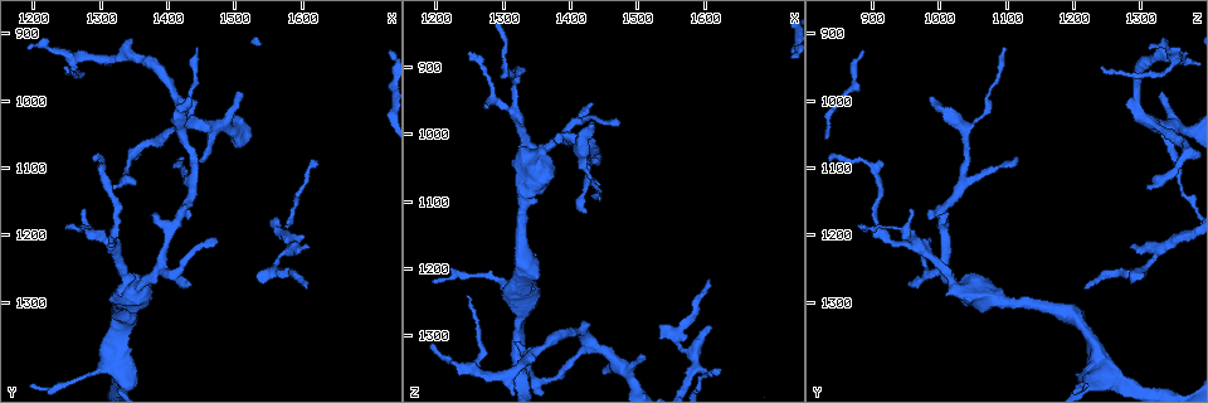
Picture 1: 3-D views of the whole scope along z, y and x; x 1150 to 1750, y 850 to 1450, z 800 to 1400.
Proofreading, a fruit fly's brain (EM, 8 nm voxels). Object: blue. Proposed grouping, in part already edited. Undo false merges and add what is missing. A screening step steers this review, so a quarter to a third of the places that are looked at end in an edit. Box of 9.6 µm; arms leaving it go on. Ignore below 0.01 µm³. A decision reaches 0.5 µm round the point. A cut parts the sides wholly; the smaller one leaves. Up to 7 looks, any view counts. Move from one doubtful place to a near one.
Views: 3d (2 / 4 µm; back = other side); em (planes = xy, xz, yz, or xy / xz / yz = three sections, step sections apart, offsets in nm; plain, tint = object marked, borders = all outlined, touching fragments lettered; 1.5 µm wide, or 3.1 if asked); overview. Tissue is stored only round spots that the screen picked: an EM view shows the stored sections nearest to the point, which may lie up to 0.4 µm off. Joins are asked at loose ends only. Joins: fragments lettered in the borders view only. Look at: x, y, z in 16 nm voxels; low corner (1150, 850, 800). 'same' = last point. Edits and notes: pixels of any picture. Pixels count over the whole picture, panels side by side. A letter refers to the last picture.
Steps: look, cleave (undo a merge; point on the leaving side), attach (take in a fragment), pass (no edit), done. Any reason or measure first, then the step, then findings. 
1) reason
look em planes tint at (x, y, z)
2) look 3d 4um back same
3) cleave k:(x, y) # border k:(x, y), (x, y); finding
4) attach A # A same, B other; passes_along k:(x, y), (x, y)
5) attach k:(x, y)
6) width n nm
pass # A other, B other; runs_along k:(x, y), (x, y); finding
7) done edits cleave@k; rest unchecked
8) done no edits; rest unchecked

tapers out
look em yz step 8 tint at (1445, 925, 1100)

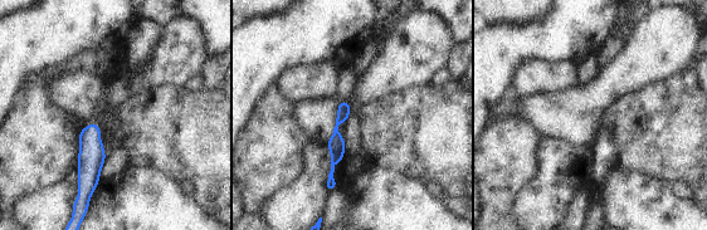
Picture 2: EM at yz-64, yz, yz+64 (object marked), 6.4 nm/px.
cut it another way
look em planes borders same

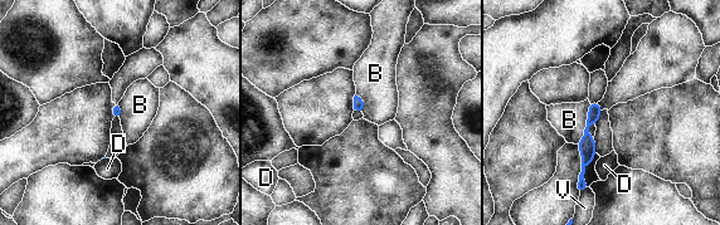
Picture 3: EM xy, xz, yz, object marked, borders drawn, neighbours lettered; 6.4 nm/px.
pass # B other, D other, V other; runs_along 3:(596, 106), (587, 127), (580, 185); none of them fits

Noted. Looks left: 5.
free end
look 3d 2um at (1380, 1165, 1010)

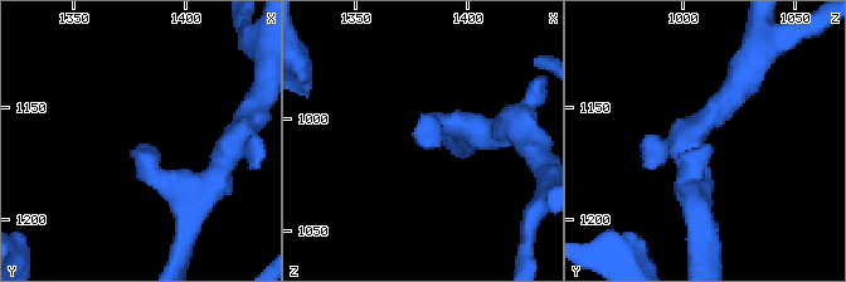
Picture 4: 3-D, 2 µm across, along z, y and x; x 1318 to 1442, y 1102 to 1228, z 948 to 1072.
look em xz step 4 tint at (1379, 1167, 1011)

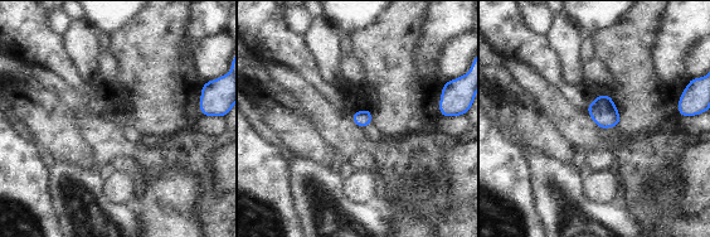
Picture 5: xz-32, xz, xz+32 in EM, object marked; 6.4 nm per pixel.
another direction
look em planes borders same

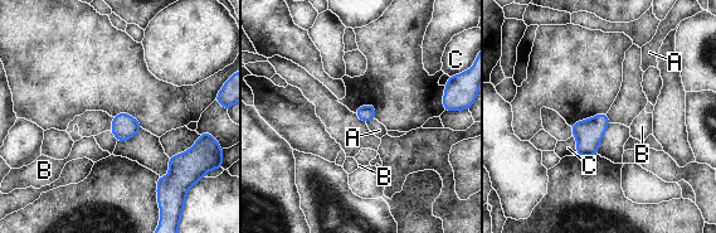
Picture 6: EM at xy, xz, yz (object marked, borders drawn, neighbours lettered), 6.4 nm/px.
width 100 nm; longest_contact C 130 nm
attach A # A same, B other, C other; the neuron continues

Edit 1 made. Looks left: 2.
look overview

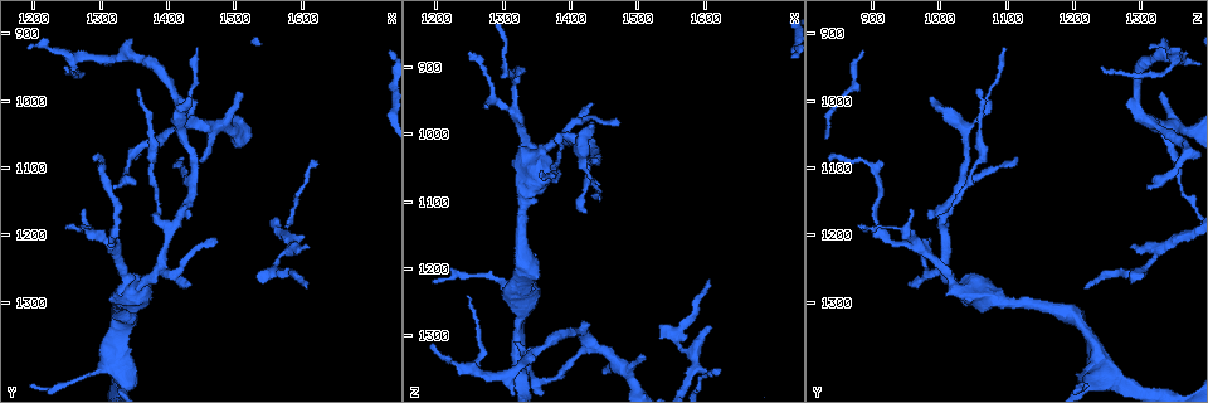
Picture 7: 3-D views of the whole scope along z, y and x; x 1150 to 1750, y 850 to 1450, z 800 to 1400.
thick turns thin
look em planes borders at (1330, 1285, 1030)

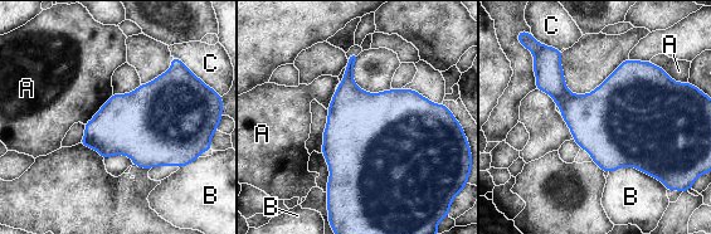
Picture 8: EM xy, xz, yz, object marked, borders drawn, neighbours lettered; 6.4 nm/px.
pass # A other, B other, C other; all the same neuron

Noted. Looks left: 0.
done edits attach@6; rest unchecked

